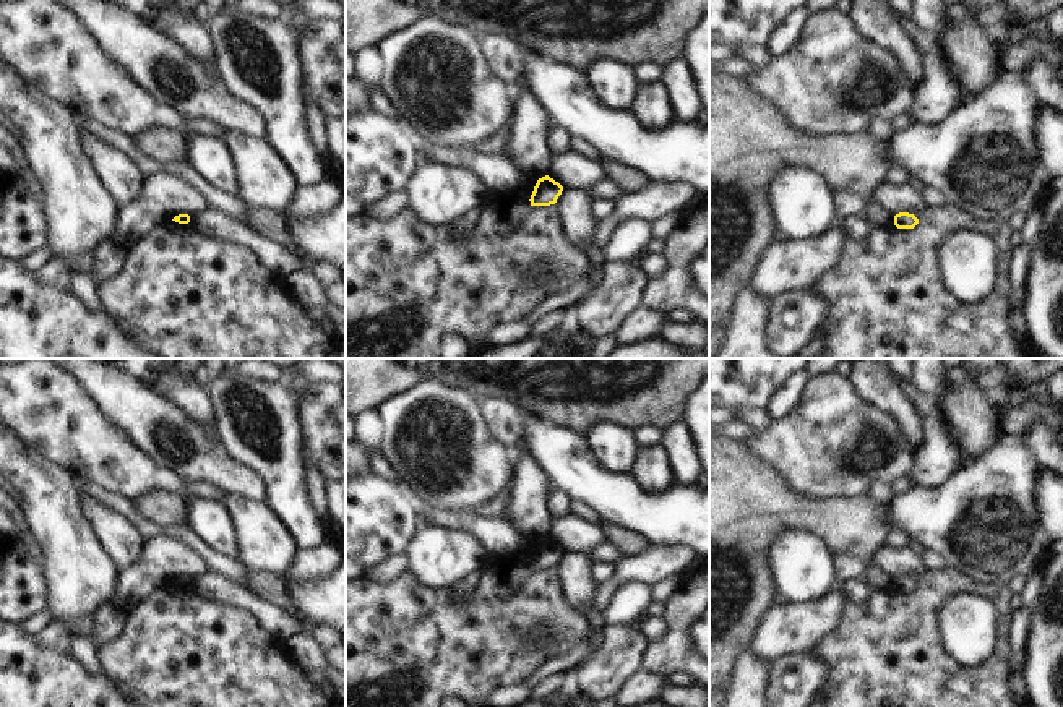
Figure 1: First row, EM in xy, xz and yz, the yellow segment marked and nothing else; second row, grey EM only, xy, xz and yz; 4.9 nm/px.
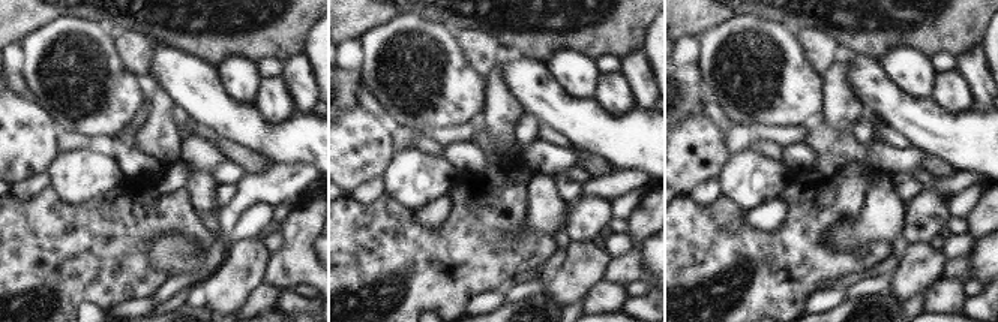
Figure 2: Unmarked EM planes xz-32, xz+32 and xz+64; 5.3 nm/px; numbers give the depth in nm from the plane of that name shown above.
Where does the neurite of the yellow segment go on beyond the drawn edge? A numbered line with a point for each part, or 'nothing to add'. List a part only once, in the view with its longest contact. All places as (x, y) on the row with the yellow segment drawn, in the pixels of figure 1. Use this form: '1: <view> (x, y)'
nothing to add

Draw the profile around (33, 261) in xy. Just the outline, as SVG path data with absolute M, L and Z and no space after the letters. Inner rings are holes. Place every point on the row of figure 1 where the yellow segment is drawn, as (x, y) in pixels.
M42 246L28 253L23 259L19 259L19 264L29 272L37 272L52 258L52 251L47 246Z

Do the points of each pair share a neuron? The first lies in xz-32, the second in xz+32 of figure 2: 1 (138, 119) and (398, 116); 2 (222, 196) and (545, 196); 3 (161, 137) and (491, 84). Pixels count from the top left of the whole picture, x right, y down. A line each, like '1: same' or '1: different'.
1: different
2: different
3: same

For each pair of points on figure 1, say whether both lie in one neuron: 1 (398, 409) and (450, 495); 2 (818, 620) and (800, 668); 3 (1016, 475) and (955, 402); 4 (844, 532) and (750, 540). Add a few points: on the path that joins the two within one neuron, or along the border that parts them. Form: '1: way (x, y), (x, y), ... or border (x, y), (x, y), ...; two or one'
1: way (393, 437), (400, 461), (422, 488); one
2: border (809, 652), (784, 654), (770, 668); two
3: border (1003, 438), (961, 467); two
4: way (821, 518), (773, 518); one

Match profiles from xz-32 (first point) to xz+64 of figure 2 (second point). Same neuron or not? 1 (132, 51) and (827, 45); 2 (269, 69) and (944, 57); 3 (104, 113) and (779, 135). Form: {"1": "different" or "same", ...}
{"1": "same", "2": "same", "3": "different"}

